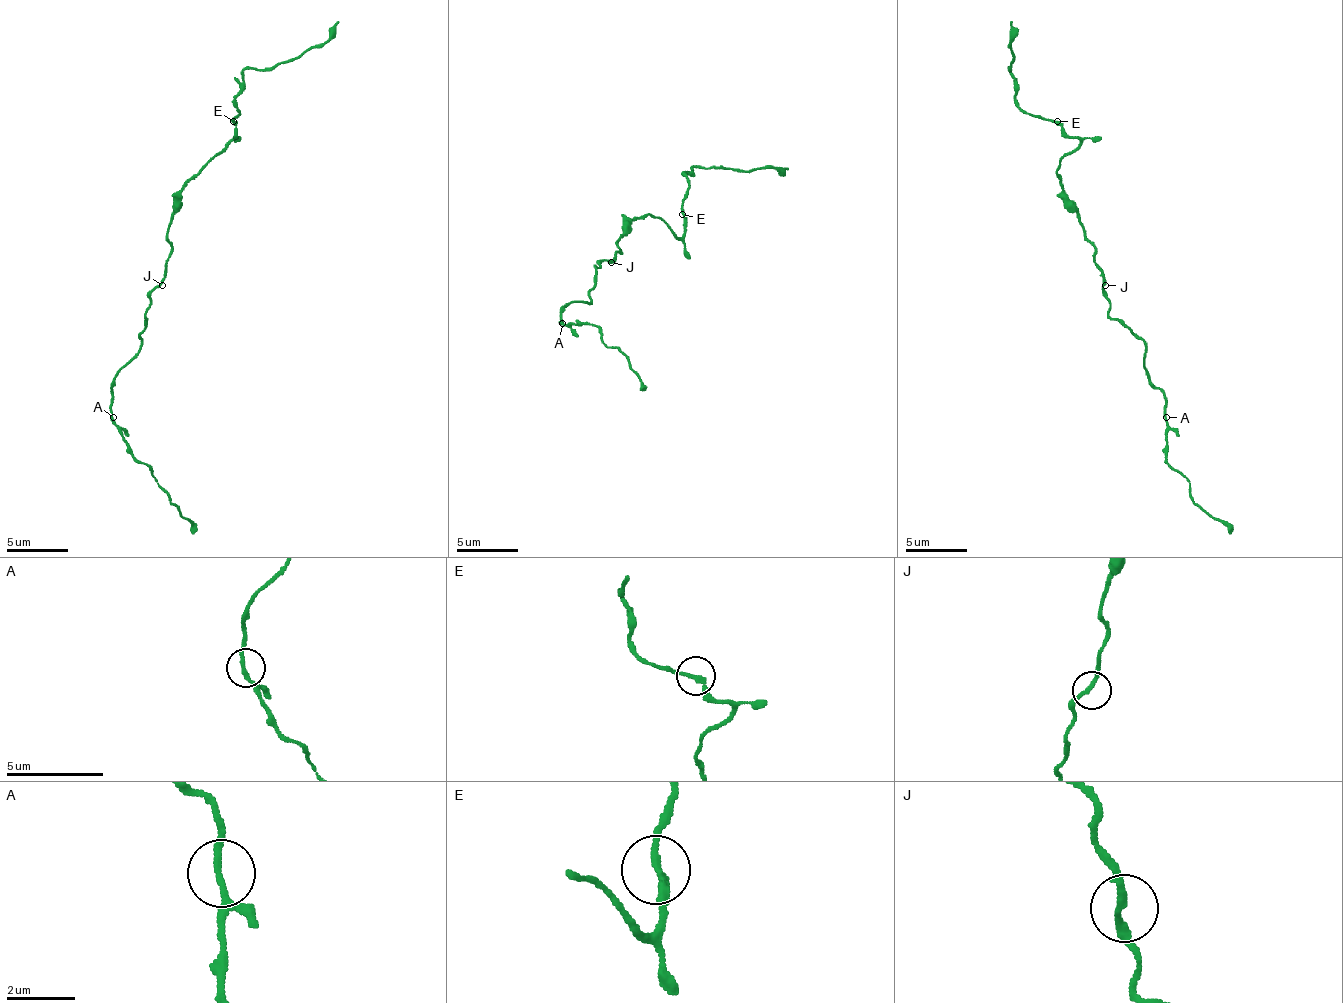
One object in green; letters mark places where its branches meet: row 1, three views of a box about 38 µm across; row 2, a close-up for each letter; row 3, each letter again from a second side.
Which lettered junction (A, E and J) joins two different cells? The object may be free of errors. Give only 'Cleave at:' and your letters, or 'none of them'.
Cleave at: none of them

